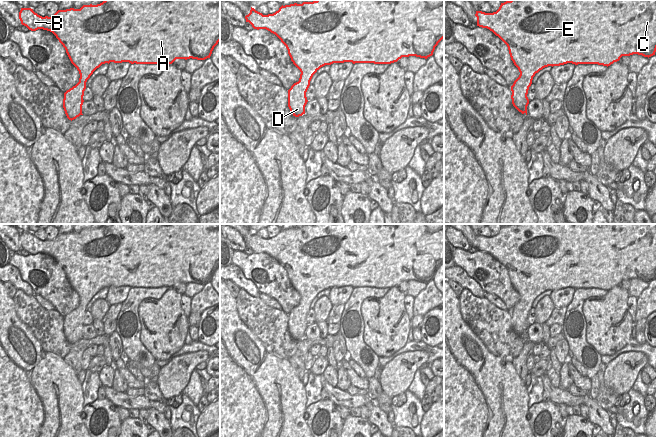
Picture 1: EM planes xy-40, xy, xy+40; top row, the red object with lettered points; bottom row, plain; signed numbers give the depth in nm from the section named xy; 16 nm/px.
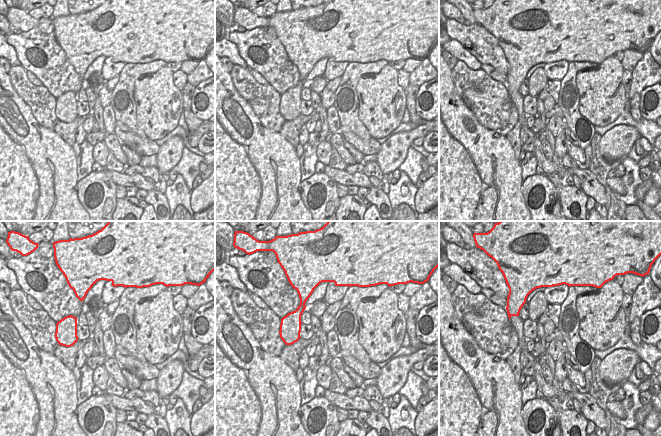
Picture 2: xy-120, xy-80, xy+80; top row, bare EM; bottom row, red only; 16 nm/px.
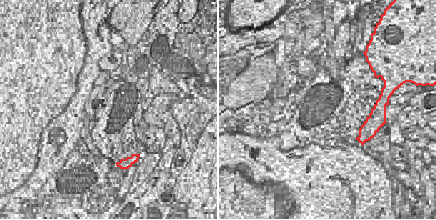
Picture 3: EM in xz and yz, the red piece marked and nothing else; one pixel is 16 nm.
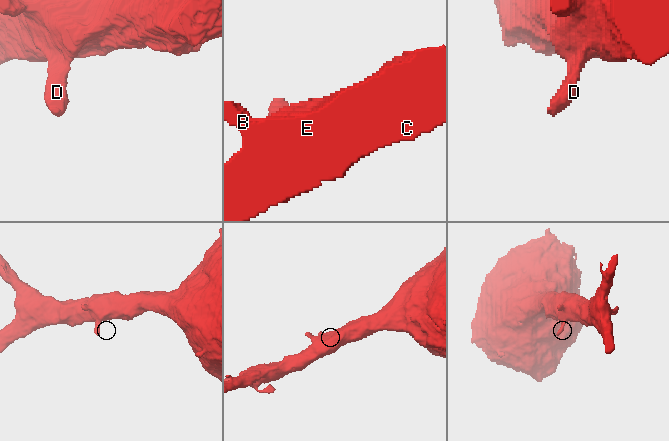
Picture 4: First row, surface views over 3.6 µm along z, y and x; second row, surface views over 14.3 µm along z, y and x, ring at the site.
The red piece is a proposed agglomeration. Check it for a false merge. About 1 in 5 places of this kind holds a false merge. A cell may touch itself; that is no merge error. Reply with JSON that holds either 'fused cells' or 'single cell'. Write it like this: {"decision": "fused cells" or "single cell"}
{"decision": "single cell"}

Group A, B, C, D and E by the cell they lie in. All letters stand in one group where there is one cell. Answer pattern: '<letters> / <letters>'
A B C D E

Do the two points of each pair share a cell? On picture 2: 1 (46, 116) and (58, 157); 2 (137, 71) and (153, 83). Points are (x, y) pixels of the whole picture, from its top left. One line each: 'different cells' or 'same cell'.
1: different cells
2: different cells

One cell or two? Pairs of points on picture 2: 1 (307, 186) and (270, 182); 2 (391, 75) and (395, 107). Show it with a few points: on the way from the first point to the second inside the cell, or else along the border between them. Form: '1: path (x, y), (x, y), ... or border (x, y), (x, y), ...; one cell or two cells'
1: border (301, 182), (300, 188); two cells
2: path (391, 83), (391, 99); one cell

